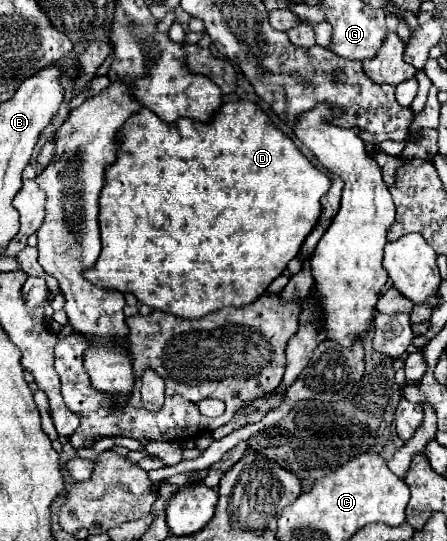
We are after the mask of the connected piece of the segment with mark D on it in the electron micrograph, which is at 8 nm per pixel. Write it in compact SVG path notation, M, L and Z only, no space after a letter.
M248 100L226 102L210 124L202 124L192 118L180 118L168 124L160 120L152 110L142 108L140 114L124 122L124 126L118 130L116 140L120 144L116 162L106 172L106 188L100 196L102 252L96 264L88 270L88 274L84 274L84 278L88 278L98 288L114 288L120 292L130 292L138 298L140 304L146 304L154 310L164 310L180 318L202 318L226 306L242 308L258 300L268 290L268 286L282 274L288 262L294 256L298 256L306 236L312 232L312 228L316 226L320 218L320 212L322 212L320 198L330 188L328 176L320 172L318 168L314 168L314 164L308 158L304 158L304 154L296 148L296 144L272 124L272 120L264 114L264 110L258 104L248 102Z

